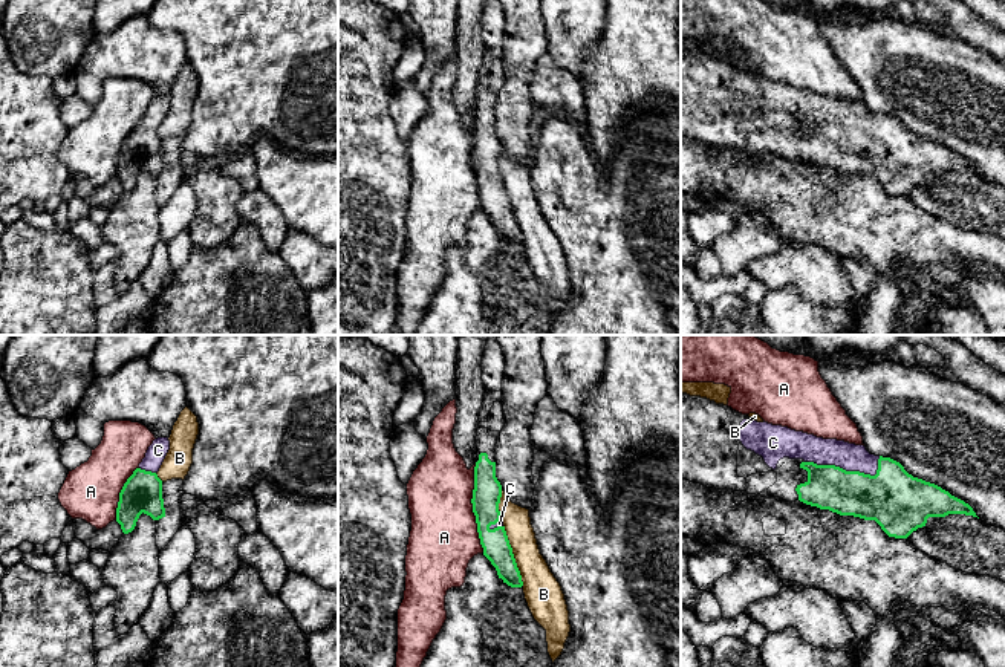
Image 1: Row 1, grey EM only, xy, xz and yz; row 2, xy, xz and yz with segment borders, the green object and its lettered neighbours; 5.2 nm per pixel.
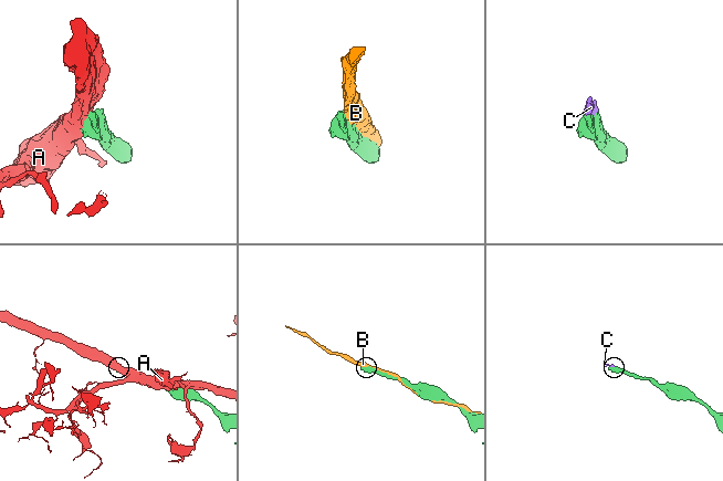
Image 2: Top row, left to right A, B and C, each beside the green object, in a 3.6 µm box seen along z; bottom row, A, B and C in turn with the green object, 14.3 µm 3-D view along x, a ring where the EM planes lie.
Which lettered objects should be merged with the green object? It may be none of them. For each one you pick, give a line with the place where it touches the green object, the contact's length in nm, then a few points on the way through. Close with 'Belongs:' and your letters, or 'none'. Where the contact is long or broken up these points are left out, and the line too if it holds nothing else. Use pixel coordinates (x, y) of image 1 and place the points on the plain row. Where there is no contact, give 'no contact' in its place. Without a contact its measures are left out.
C: contact yz (848, 129); length 400 nm; way yz (887, 155), (848, 129), (840, 126), (823, 109)
Belongs: C

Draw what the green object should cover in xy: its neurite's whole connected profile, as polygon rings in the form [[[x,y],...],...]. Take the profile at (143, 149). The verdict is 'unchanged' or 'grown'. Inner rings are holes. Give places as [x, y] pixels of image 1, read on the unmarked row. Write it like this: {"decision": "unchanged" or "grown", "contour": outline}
{"decision": "grown", "contour": [[[168,95],[154,96],[139,124],[124,141],[116,165],[116,179],[121,182],[124,191],[135,187],[142,170],[153,177],[165,174],[162,138],[156,130],[159,129],[168,107]]]}

